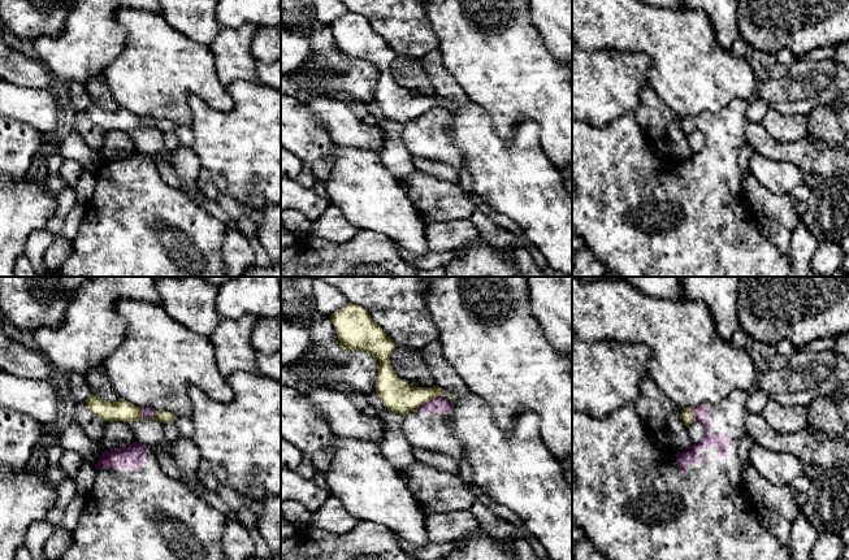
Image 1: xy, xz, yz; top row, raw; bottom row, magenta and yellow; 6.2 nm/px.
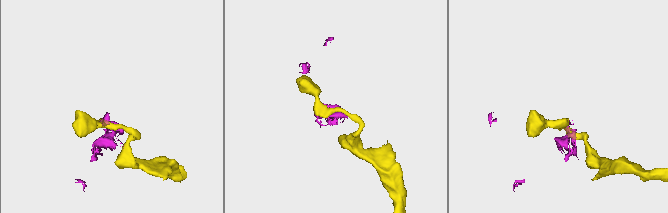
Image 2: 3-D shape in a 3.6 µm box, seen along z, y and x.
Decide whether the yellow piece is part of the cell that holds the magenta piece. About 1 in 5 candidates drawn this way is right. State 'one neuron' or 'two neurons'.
two neurons

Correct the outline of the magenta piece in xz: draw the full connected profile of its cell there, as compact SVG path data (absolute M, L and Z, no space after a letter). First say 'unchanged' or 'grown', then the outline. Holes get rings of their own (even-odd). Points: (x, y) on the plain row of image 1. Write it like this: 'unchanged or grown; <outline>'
grown; M436 107L403 126L402 138L407 149L419 157L463 168L464 153L447 135L452 114Z

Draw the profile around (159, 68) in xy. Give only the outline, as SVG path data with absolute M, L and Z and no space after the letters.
M135 8L120 9L116 14L118 23L126 30L127 38L122 52L103 70L105 83L116 103L131 113L155 120L168 120L177 125L190 126L192 116L189 96L200 97L211 109L230 112L234 101L226 87L220 82L216 62L209 47L200 44L166 23L157 13Z

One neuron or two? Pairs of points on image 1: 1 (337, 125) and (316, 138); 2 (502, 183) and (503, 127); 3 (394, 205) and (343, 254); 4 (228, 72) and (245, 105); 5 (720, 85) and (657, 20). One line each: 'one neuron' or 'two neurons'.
1: two neurons
2: two neurons
3: two neurons
4: two neurons
5: one neuron

